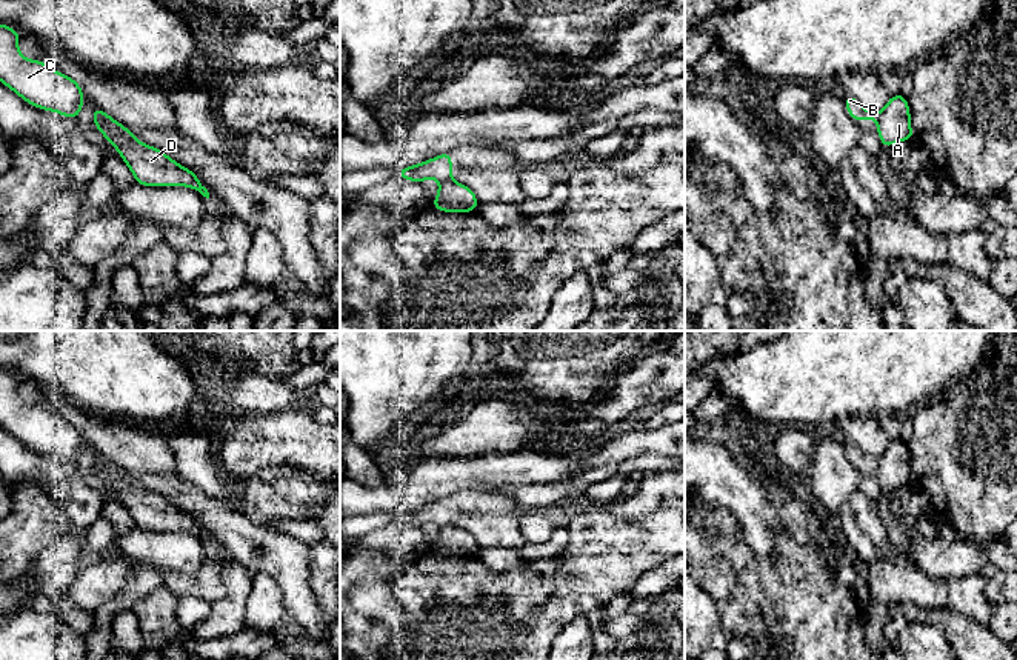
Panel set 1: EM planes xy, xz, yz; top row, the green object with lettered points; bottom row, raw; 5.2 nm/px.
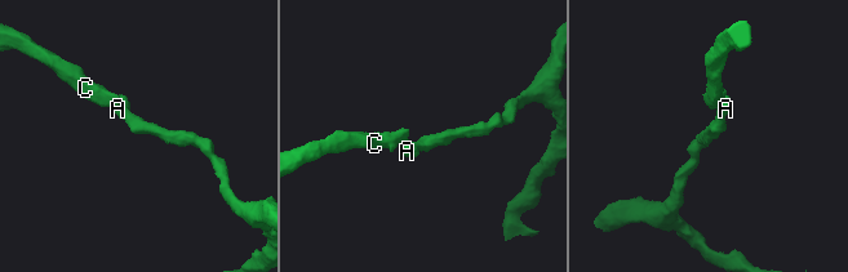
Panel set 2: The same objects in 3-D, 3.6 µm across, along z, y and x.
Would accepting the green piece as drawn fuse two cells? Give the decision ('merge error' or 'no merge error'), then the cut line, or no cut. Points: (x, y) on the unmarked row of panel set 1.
merge error; cut in xz along (451, 523), (440, 528)

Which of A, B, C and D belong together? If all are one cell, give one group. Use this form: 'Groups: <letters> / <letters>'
Groups: A D / B C

